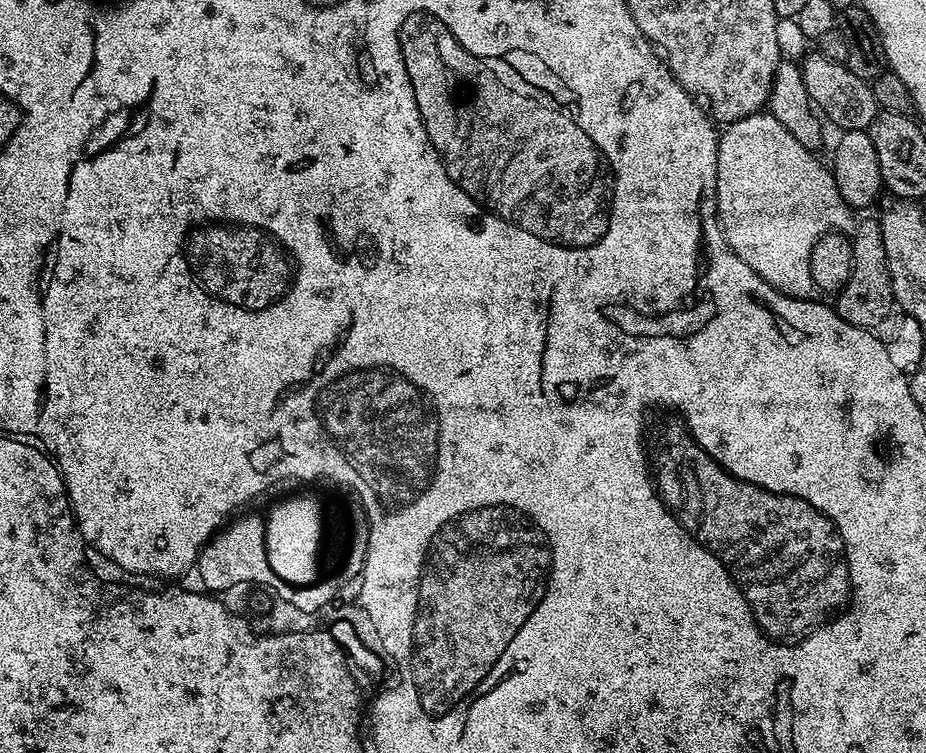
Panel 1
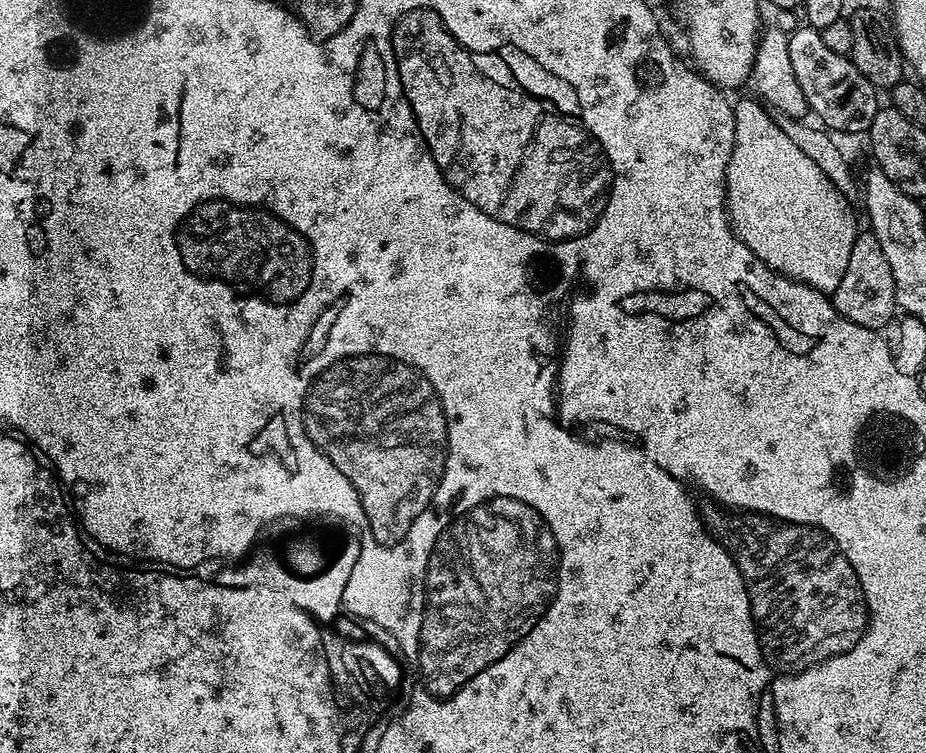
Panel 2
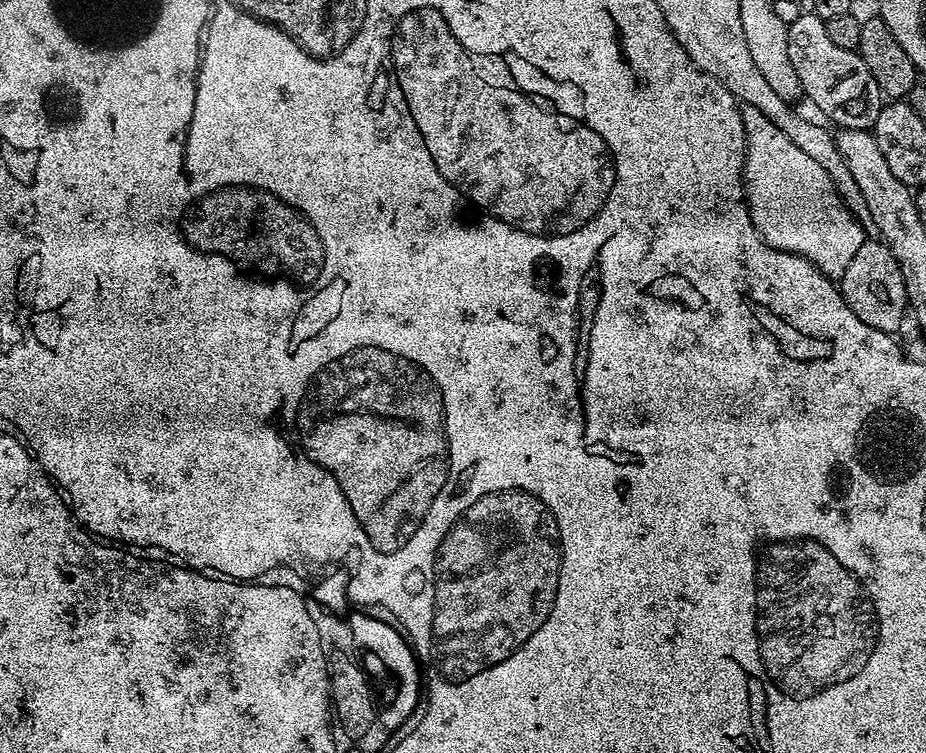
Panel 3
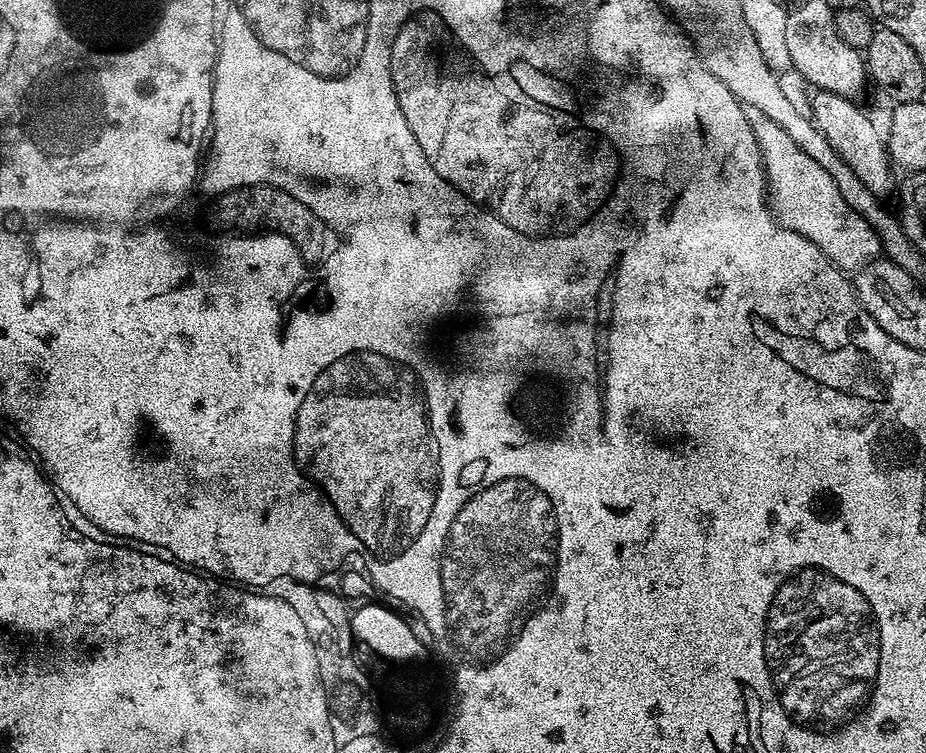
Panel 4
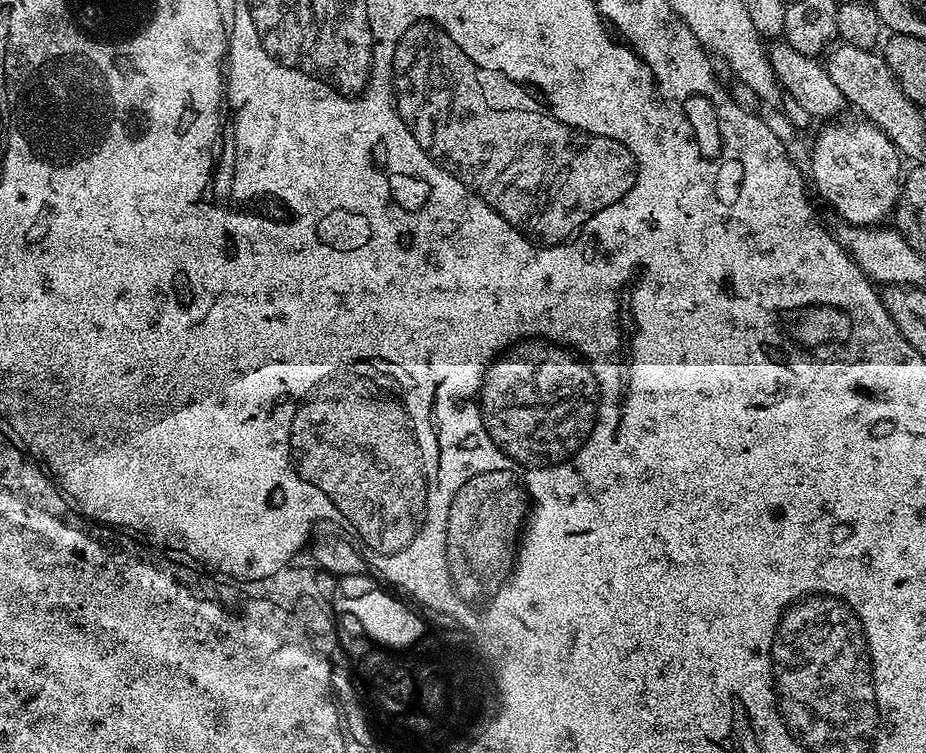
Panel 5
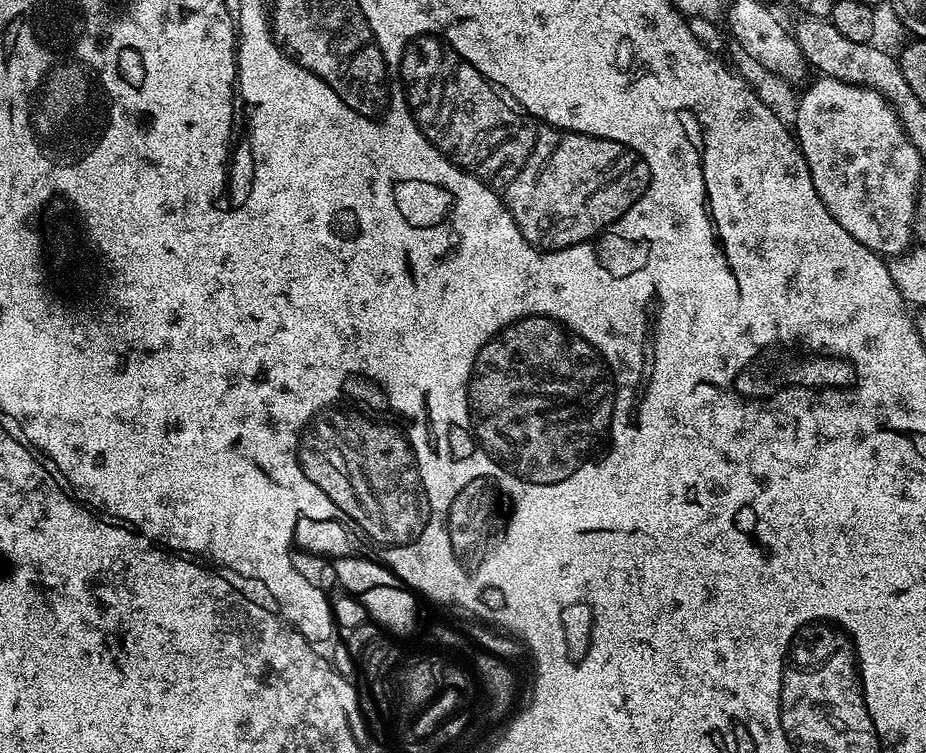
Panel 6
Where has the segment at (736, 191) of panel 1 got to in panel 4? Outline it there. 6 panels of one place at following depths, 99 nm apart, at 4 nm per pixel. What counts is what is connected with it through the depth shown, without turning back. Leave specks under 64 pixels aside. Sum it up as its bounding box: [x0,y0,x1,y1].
[744,104,882,274]

